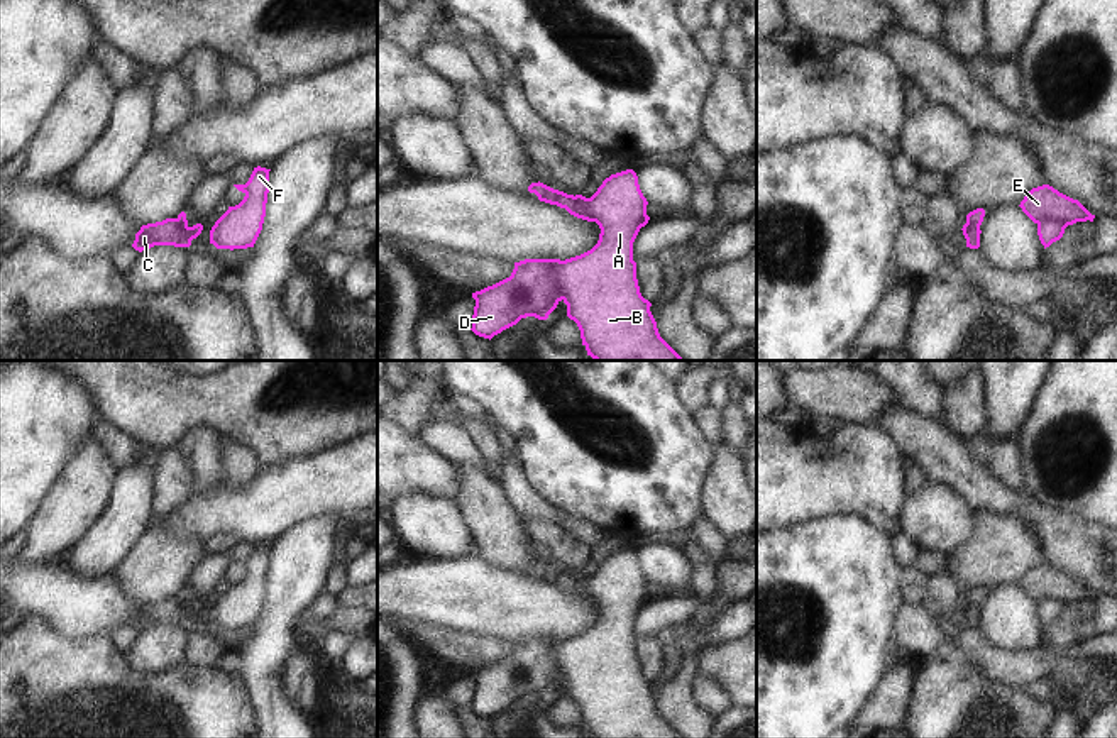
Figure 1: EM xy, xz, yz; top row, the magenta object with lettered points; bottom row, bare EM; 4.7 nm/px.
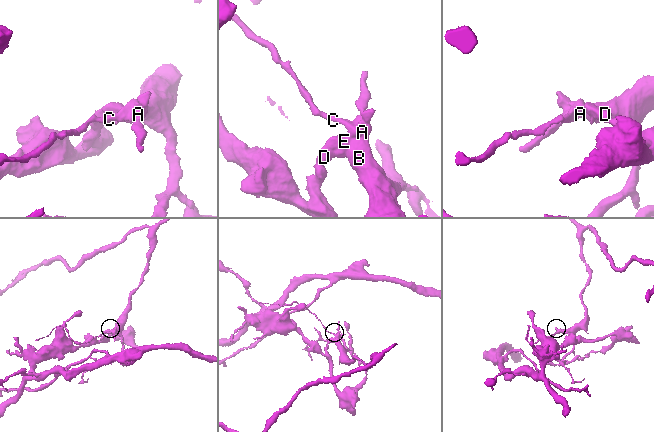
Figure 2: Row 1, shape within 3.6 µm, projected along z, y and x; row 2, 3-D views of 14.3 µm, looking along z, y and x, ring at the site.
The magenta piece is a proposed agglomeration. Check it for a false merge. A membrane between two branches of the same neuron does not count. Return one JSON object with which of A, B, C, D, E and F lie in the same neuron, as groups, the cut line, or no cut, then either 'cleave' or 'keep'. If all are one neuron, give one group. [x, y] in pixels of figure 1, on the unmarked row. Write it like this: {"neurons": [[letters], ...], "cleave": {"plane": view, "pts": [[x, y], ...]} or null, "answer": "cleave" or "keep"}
{"neurons": [["A", "B", "C", "F"], ["D", "E"]], "cleave": {"plane": "xz", "pts": [[561, 640], [554, 649], [554, 659], [564, 677]]}, "answer": "cleave"}

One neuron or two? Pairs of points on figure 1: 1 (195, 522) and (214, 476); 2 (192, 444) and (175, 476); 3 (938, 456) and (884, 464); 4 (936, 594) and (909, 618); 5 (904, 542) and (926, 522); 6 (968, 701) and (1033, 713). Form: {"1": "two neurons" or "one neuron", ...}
{"1": "two neurons", "2": "two neurons", "3": "two neurons", "4": "two neurons", "5": "two neurons", "6": "one neuron"}

